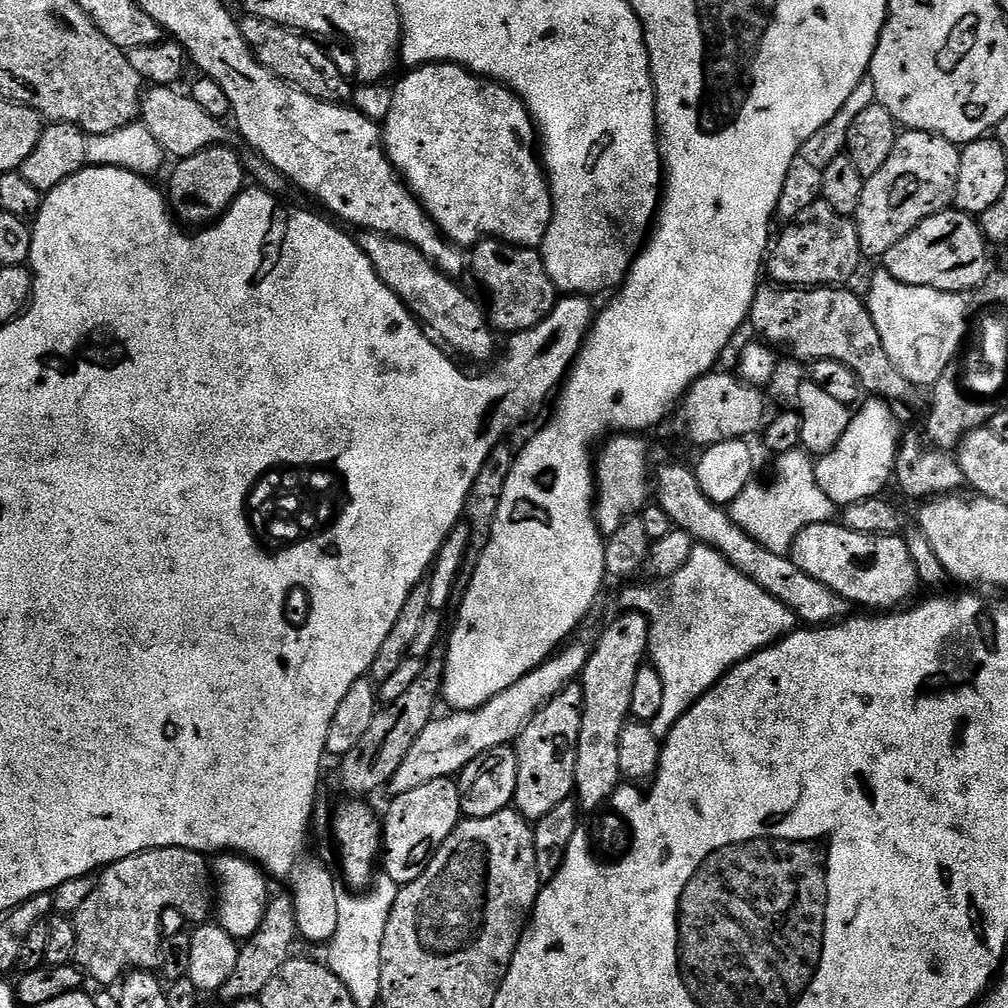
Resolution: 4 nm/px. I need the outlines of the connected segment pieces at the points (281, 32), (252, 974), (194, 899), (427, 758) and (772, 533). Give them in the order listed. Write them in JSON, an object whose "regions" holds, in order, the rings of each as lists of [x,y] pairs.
{"regions":[[[[245,15],[240,20],[240,29],[258,62],[280,80],[286,81],[294,88],[301,88],[307,96],[313,96],[327,104],[344,106],[351,101],[354,88],[348,85],[343,70],[336,65],[335,58],[319,44],[319,39],[308,34],[301,35],[272,20],[261,20],[259,16]]],[[[284,894],[277,898],[269,899],[268,909],[264,912],[264,923],[249,940],[243,941],[238,962],[234,966],[234,974],[226,978],[226,982],[220,987],[219,999],[225,1000],[229,1006],[235,1006],[240,1000],[254,1000],[260,997],[262,990],[294,958],[292,952],[296,948],[296,940],[301,939],[298,930],[298,918],[296,917],[296,900],[290,894]]],[[[151,848],[145,852],[134,854],[130,858],[122,858],[118,862],[108,865],[99,873],[96,885],[94,886],[94,894],[90,894],[90,898],[86,900],[76,911],[74,923],[76,925],[76,933],[78,934],[78,950],[76,951],[75,963],[78,965],[85,977],[97,980],[100,986],[112,986],[117,982],[123,981],[125,975],[133,970],[156,970],[161,967],[162,953],[165,949],[165,937],[160,929],[163,912],[176,908],[187,917],[193,925],[199,926],[209,919],[214,912],[214,872],[210,867],[210,860],[205,853],[195,852],[194,850],[186,850],[185,848]]],[[[571,644],[549,656],[533,672],[514,682],[514,686],[502,690],[502,694],[490,698],[490,702],[482,707],[469,712],[453,711],[448,714],[452,716],[433,718],[426,730],[418,734],[418,742],[410,746],[406,762],[398,766],[398,774],[394,774],[390,785],[391,795],[401,796],[406,794],[406,790],[418,790],[418,786],[426,786],[426,782],[455,777],[479,756],[486,756],[490,750],[515,742],[524,727],[534,718],[534,714],[538,714],[544,704],[549,704],[563,688],[567,688],[583,673],[590,655],[589,645]]],[[[803,450],[781,452],[776,464],[777,484],[753,482],[742,490],[728,513],[740,528],[748,531],[758,543],[765,545],[779,556],[789,555],[798,534],[810,524],[827,524],[837,515],[838,508],[832,504],[822,487],[815,480],[813,457]]]]}

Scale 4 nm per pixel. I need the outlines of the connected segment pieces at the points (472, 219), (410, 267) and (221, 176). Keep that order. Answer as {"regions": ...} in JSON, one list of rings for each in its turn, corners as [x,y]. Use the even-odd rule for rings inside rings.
{"regions":[[[[425,64],[419,68],[413,68],[407,73],[409,76],[404,76],[400,80],[400,85],[395,85],[394,95],[392,98],[392,109],[388,115],[387,120],[383,121],[382,131],[384,133],[384,145],[388,150],[388,157],[392,159],[392,164],[396,167],[397,172],[400,173],[405,184],[408,185],[408,189],[411,190],[412,195],[420,201],[421,206],[427,212],[429,218],[437,224],[440,231],[457,246],[474,246],[480,240],[487,240],[489,238],[495,238],[498,240],[504,240],[507,244],[517,244],[519,248],[535,248],[539,249],[540,245],[544,243],[546,234],[548,233],[548,227],[552,222],[552,190],[548,184],[548,177],[545,169],[542,167],[541,157],[538,155],[538,129],[535,124],[532,123],[532,115],[528,113],[528,106],[512,91],[511,88],[505,88],[503,84],[498,84],[494,80],[487,79],[483,76],[476,75],[475,72],[469,72],[466,68],[460,68],[456,64]]],[[[367,230],[359,233],[358,243],[366,258],[370,258],[378,278],[382,278],[382,282],[390,286],[394,294],[398,294],[398,298],[412,311],[412,315],[421,325],[435,333],[453,353],[461,352],[472,360],[488,360],[495,354],[497,337],[490,327],[485,309],[480,309],[456,285],[459,283],[441,268],[437,268],[434,261],[422,254],[422,250],[410,246],[410,242],[402,242],[393,236],[383,236]]],[[[217,146],[185,156],[172,172],[172,181],[166,187],[170,207],[179,223],[184,226],[207,226],[220,219],[237,196],[245,191],[246,168],[242,156],[229,146]]]]}

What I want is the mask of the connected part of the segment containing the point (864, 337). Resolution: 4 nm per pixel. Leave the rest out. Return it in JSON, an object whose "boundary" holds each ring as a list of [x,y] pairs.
{"boundary":[[[761,283],[752,303],[750,328],[752,324],[760,335],[757,337],[769,345],[788,344],[796,360],[834,360],[850,366],[859,377],[863,391],[873,397],[888,402],[904,400],[914,392],[914,385],[890,362],[890,354],[886,354],[882,338],[878,338],[878,326],[874,326],[867,303],[850,289],[848,286],[802,288]]]}

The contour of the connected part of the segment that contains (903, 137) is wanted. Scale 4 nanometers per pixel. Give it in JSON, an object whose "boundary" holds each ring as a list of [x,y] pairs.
{"boundary":[[[901,131],[886,166],[864,181],[862,202],[854,217],[861,253],[882,258],[894,242],[902,242],[926,218],[951,209],[959,166],[960,148],[946,138],[929,132]]]}

